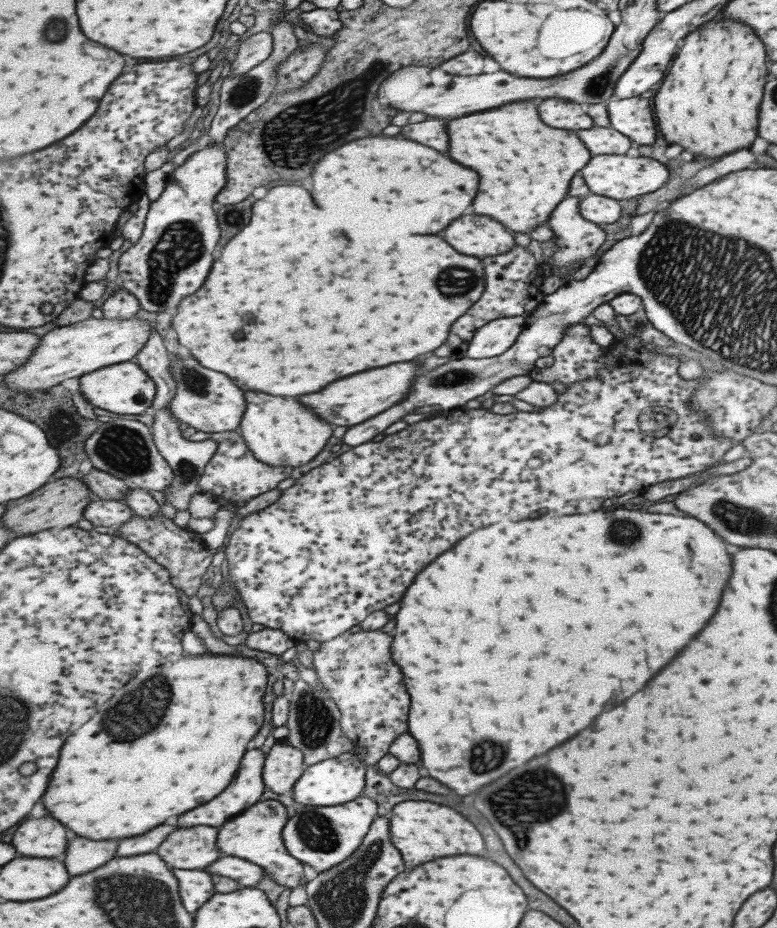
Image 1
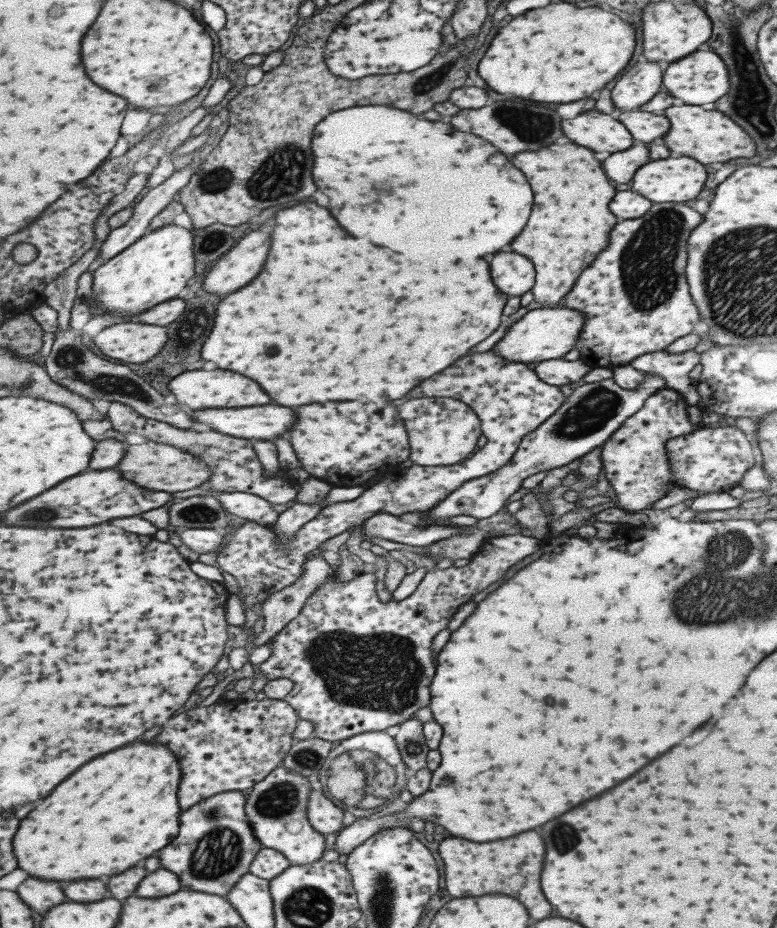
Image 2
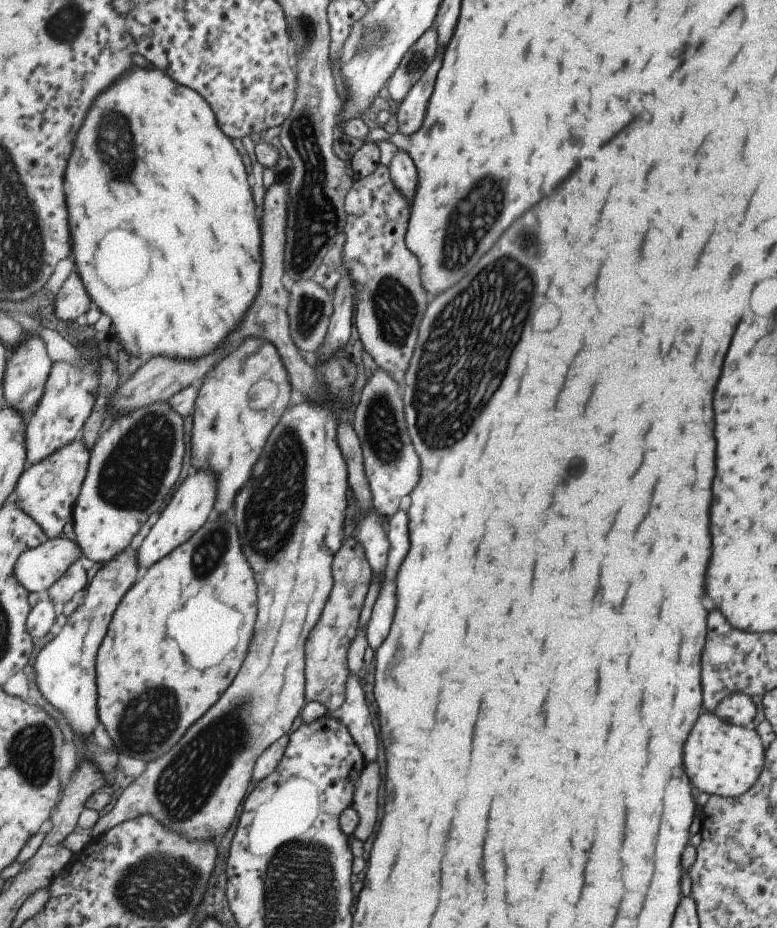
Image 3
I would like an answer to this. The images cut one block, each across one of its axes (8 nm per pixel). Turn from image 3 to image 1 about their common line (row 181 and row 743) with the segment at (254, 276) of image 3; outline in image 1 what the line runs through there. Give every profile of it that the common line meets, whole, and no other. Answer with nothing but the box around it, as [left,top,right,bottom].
[43,654,267,840]

